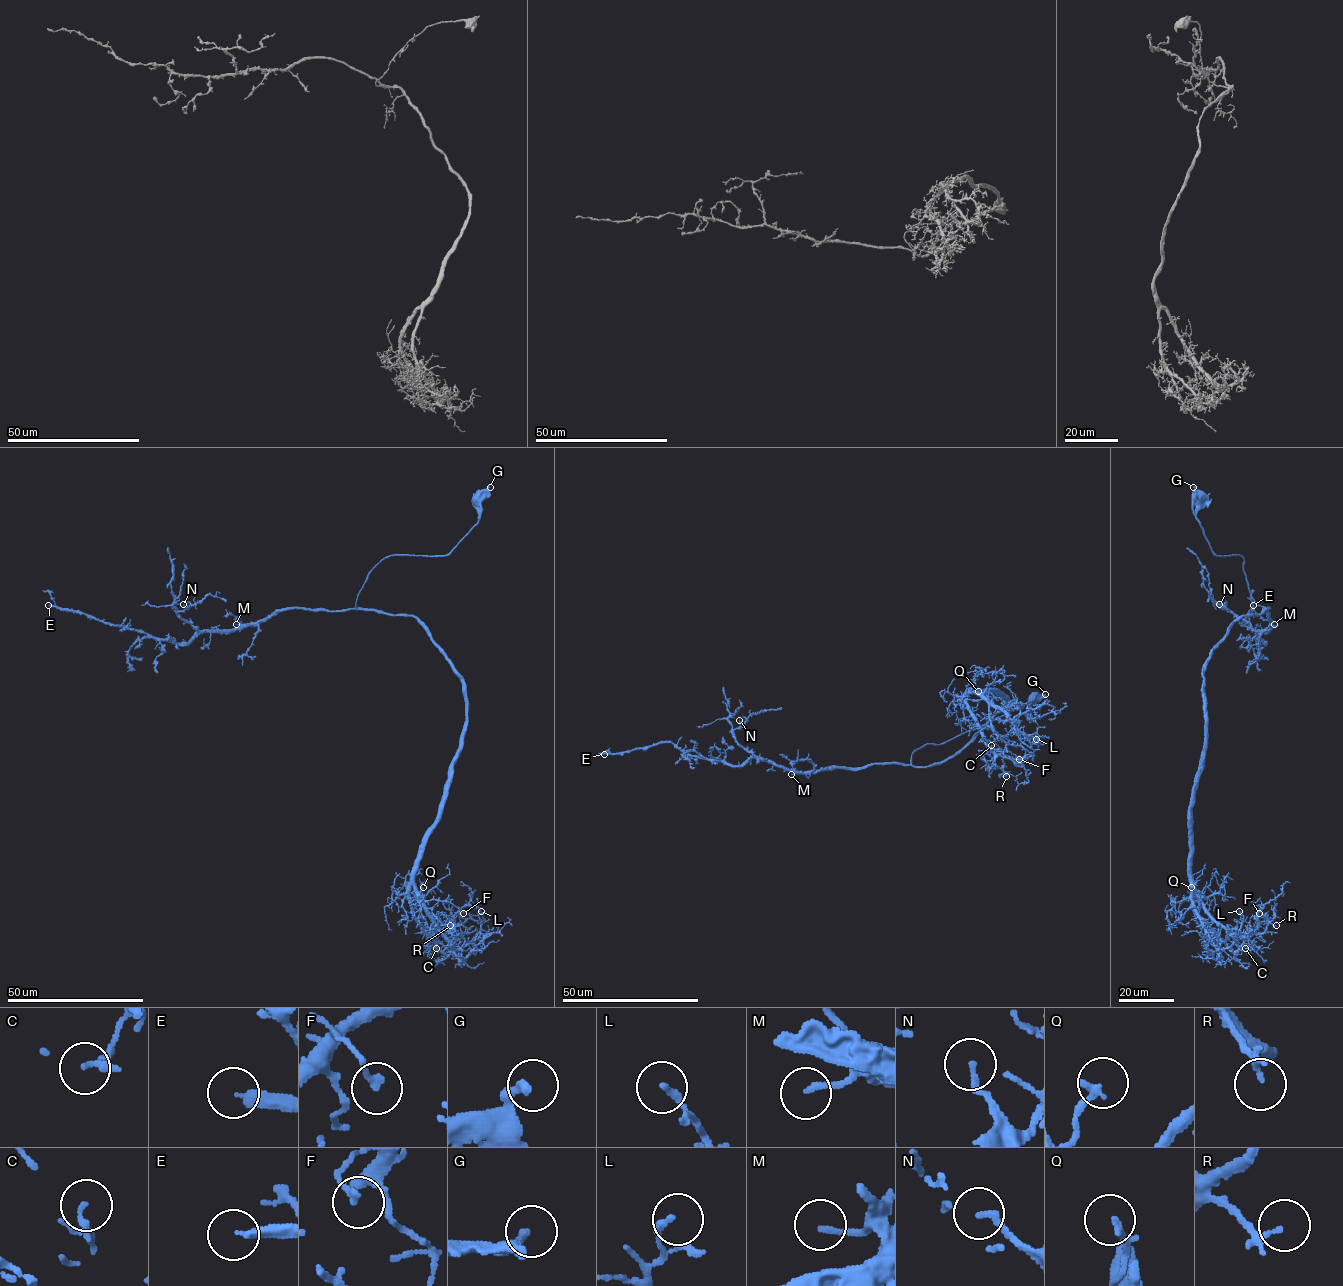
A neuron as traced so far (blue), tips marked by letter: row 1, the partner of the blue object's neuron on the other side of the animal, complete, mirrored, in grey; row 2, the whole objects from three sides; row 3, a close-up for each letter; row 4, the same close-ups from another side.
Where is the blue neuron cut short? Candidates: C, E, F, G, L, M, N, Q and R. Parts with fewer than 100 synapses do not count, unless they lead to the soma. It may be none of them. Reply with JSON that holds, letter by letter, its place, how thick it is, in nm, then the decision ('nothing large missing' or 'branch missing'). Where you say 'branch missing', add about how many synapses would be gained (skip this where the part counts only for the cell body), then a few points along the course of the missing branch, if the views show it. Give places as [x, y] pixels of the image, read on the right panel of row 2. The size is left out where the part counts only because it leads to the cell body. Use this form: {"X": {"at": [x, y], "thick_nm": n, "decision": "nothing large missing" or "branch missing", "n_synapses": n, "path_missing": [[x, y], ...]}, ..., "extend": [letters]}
{"C": {"at": [1245, 948], "thick_nm": 190, "decision": "nothing large missing"}, "E": {"at": [1253, 605], "thick_nm": 280, "decision": "branch missing", "n_synapses": 100, "path_missing": [[1253, 605], [1259, 603], [1259, 615], [1248, 622]]}, "F": {"at": [1259, 913], "thick_nm": 190, "decision": "nothing large missing"}, "G": {"at": [1193, 487], "thick_nm": 280, "decision": "nothing large missing"}, "L": {"at": [1239, 911], "thick_nm": 200, "decision": "nothing large missing"}, "M": {"at": [1274, 624], "thick_nm": 170, "decision": "nothing large missing"}, "N": {"at": [1219, 604], "thick_nm": 170, "decision": "nothing large missing"}, "Q": {"at": [1191, 887], "thick_nm": 220, "decision": "nothing large missing"}, "R": {"at": [1276, 925], "thick_nm": 180, "decision": "nothing large missing"}, "extend": ["E"]}

